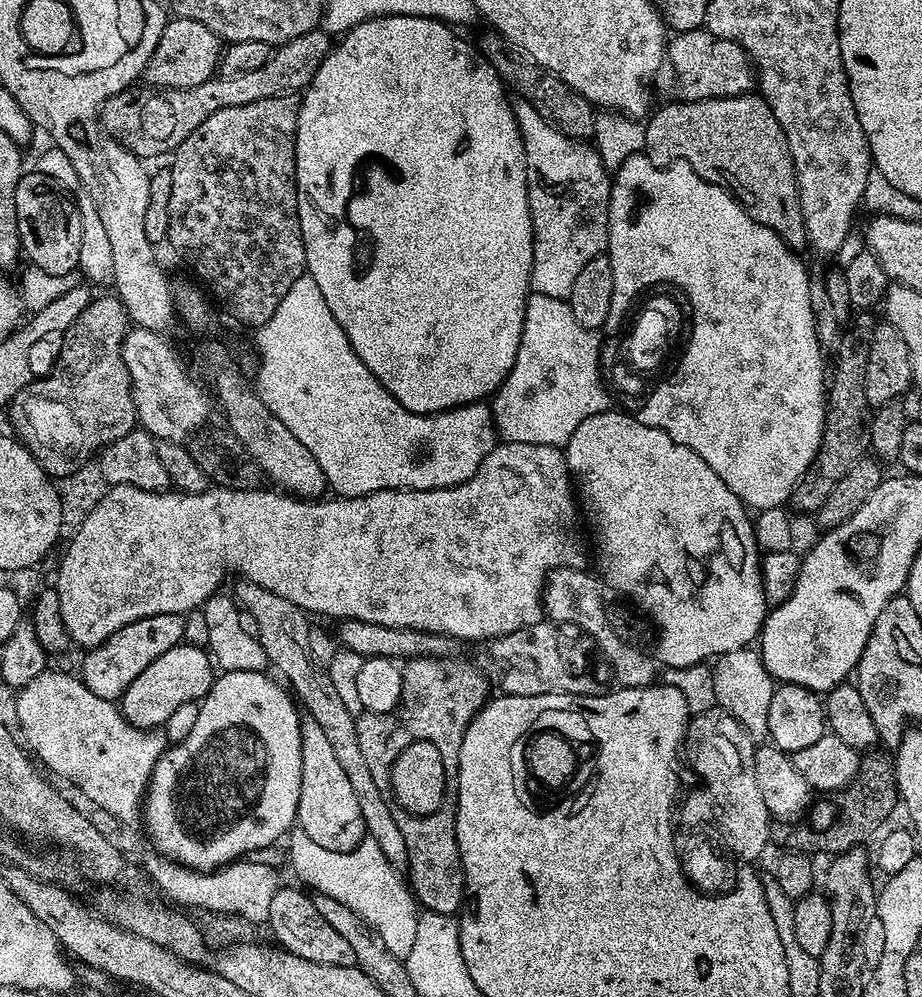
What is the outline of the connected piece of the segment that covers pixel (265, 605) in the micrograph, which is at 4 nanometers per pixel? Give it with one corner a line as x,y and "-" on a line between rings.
240,582
236,592
234,591
234,596
242,605
243,611
254,614
254,619
258,621
256,639
260,641
262,650
266,650
269,665
281,672
279,675
290,685
303,711
312,716
314,722
318,722
318,726
322,726
327,740
330,741
330,747
333,748
342,766
342,771
358,797
358,807
362,810
367,835
378,842
378,850
386,854
391,864
407,865
406,840
402,838
402,830
398,830
398,822
394,822
393,805
388,804
389,797
385,792
378,790
374,777
370,775
370,766
366,766
366,757
362,755
362,749
358,746
356,717
350,714
350,710
346,710
339,694
334,690
328,677
327,667
321,661
319,664
315,654
312,653
312,632
308,629
309,617
301,608
294,606
294,602
286,598
278,598
278,594
270,594
270,590
257,584

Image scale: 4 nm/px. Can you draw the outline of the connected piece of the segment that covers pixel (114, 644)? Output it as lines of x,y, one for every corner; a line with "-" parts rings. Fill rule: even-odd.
154,614
150,618
142,618
138,622
130,622
122,626
106,642
97,648
89,648
83,653
84,665
78,671
79,679
90,690
90,694
98,694
98,698
116,702
123,697
125,690
154,662
154,658
162,658
166,650
181,643
184,638
184,616
181,614

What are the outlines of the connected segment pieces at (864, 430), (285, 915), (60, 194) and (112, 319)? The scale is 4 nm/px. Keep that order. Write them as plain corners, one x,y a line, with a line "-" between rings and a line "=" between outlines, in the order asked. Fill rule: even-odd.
861,311
859,316
864,324
849,323
848,333
840,340
840,349
836,352
836,381
833,384
831,381
830,391
826,396
820,453
814,458
814,462
810,462
806,474
792,491
791,507
796,507
800,512
819,512
822,502
830,498
834,486
838,486
838,482
846,478
846,470
850,470
850,466
854,466
854,462
861,459
872,447
870,405
864,393
866,362
873,330
871,315
871,311
=
281,887
280,892
274,894
274,899
270,901
270,914
266,924
267,927
272,927
271,939
285,952
298,958
306,958
306,962
355,968
354,950
347,944
346,938
342,938
342,934
338,934
338,930
334,930
334,926
330,926
330,922
322,918
322,914
318,914
318,906
314,906
312,896
307,891
296,888
=
35,170
25,171
14,190
14,210
18,218
18,234
23,255
27,259
28,256
32,259
36,270
65,278
79,269
78,250
82,250
82,214
79,204
72,199
69,193
65,192
60,185
55,184
50,177
=
114,294
108,296
97,295
90,302
90,306
86,306
86,310
82,310
82,314
78,314
76,321
68,327
68,331
63,333
62,341
64,345
60,348
60,353
56,356
56,365
52,368
52,373
49,376
41,378
33,378
31,382
12,399
12,403
7,405
6,412
8,412
8,420
12,423
11,431
14,433
17,440
20,441
24,447
30,450
30,454
36,461
44,467
44,471
53,478
61,478
70,475
72,471
78,470
83,464
89,463
99,453
101,448
107,444
114,443
118,438
122,438
126,433
133,431
137,427
138,421
136,418
136,407
134,406
134,398
132,397
132,383
130,382
130,374
126,368
126,362
122,358
122,346
124,339
128,333
130,321
128,319
128,312
124,309
122,302

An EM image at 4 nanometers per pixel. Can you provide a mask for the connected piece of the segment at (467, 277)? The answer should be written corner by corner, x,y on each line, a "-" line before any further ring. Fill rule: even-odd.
379,16
356,24
348,32
339,37
338,43
328,53
327,58
318,66
314,78
302,93
299,101
298,130
296,131
296,193
298,194
298,222
302,230
302,242
306,250
306,272
318,282
318,290
322,290
322,298
326,298
326,306
330,306
330,314
338,318
338,326
350,338
350,346
358,358
402,402
406,410
414,414
429,416
435,412
445,412
451,408
462,408
466,404
484,402
499,388
500,383
510,374
514,366
514,358
518,354
518,346
522,338
524,325
524,307
530,295
530,270
532,269
532,219
528,205
528,179
526,178
526,154
522,146
522,138
518,130
518,122
512,113
512,102
506,85
499,74
490,66
485,56
480,55
475,47
472,48
460,36
455,36
453,29
442,20
432,20
428,16

